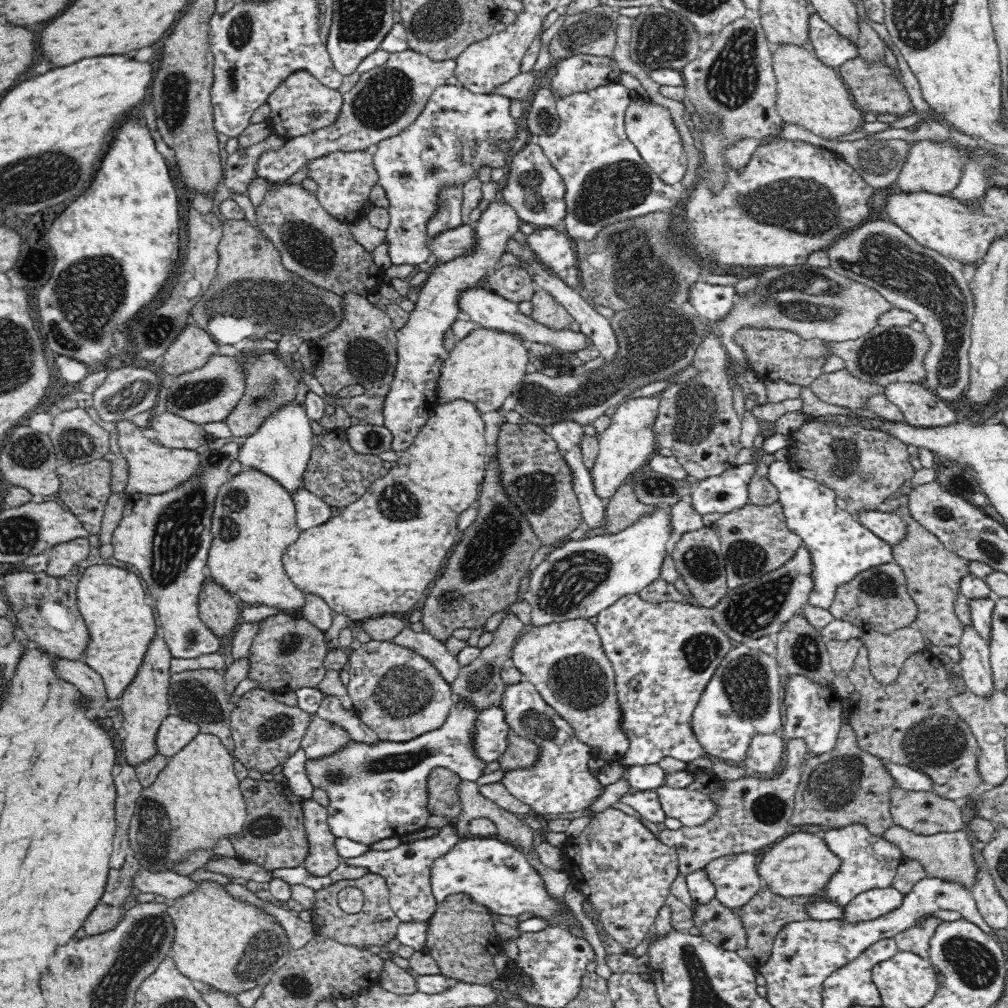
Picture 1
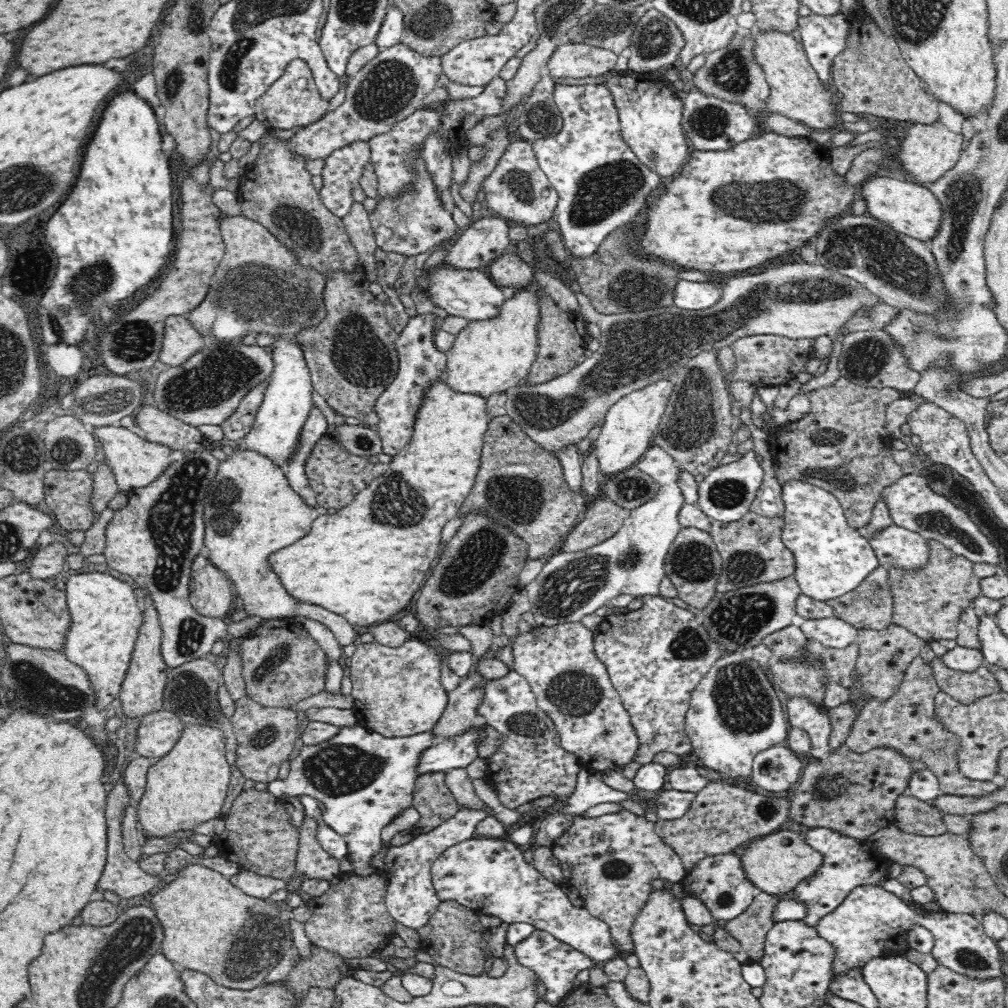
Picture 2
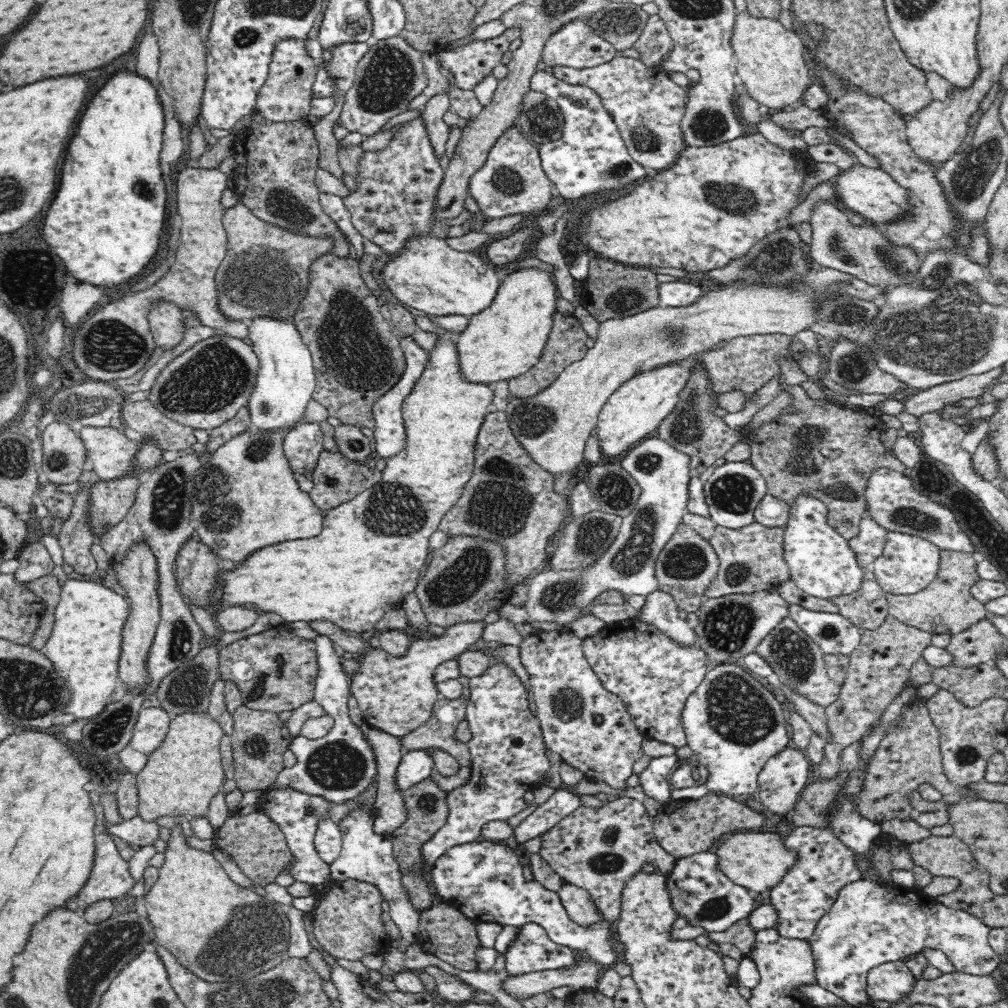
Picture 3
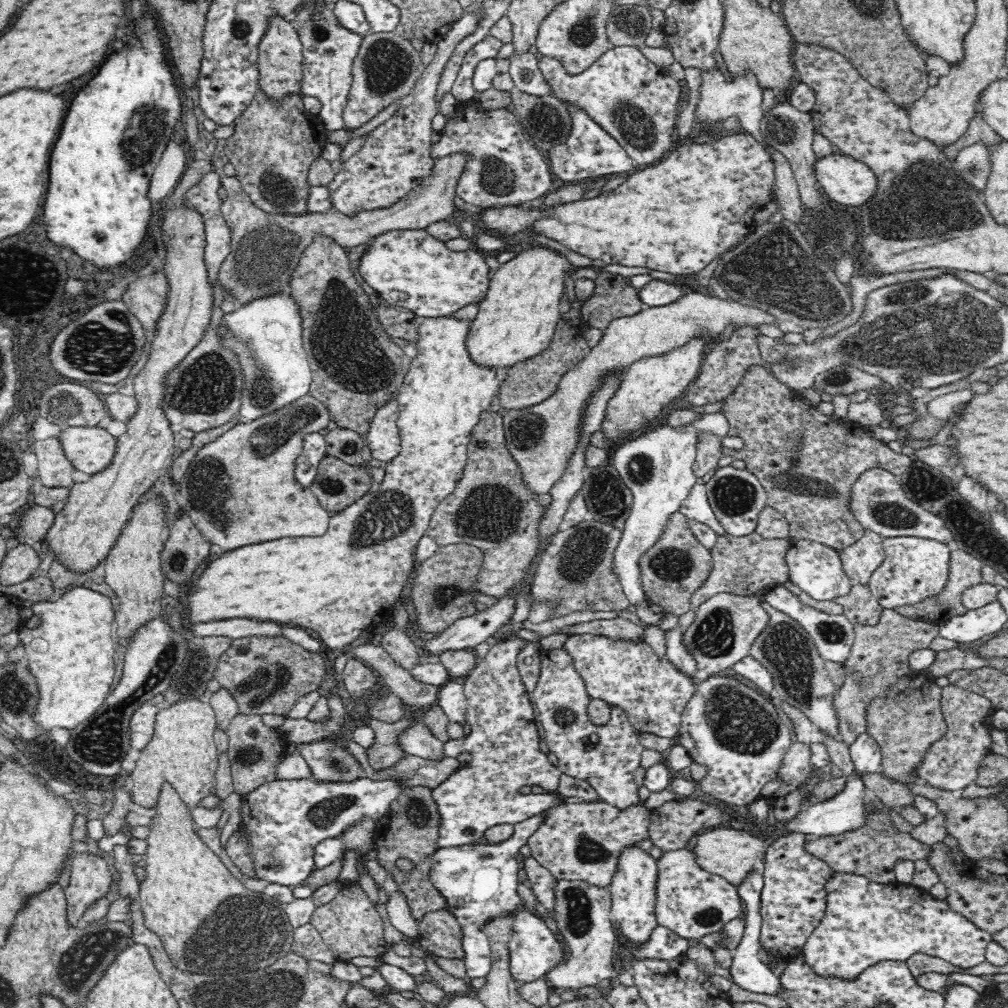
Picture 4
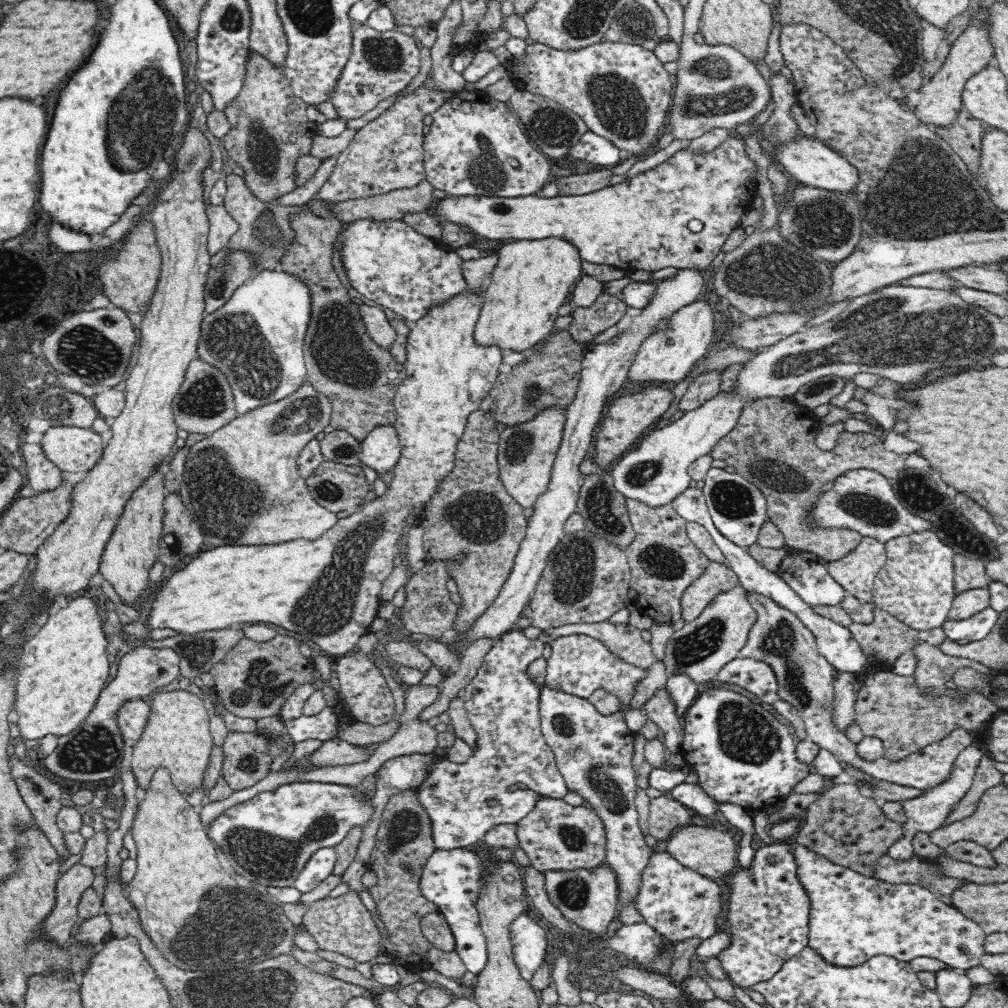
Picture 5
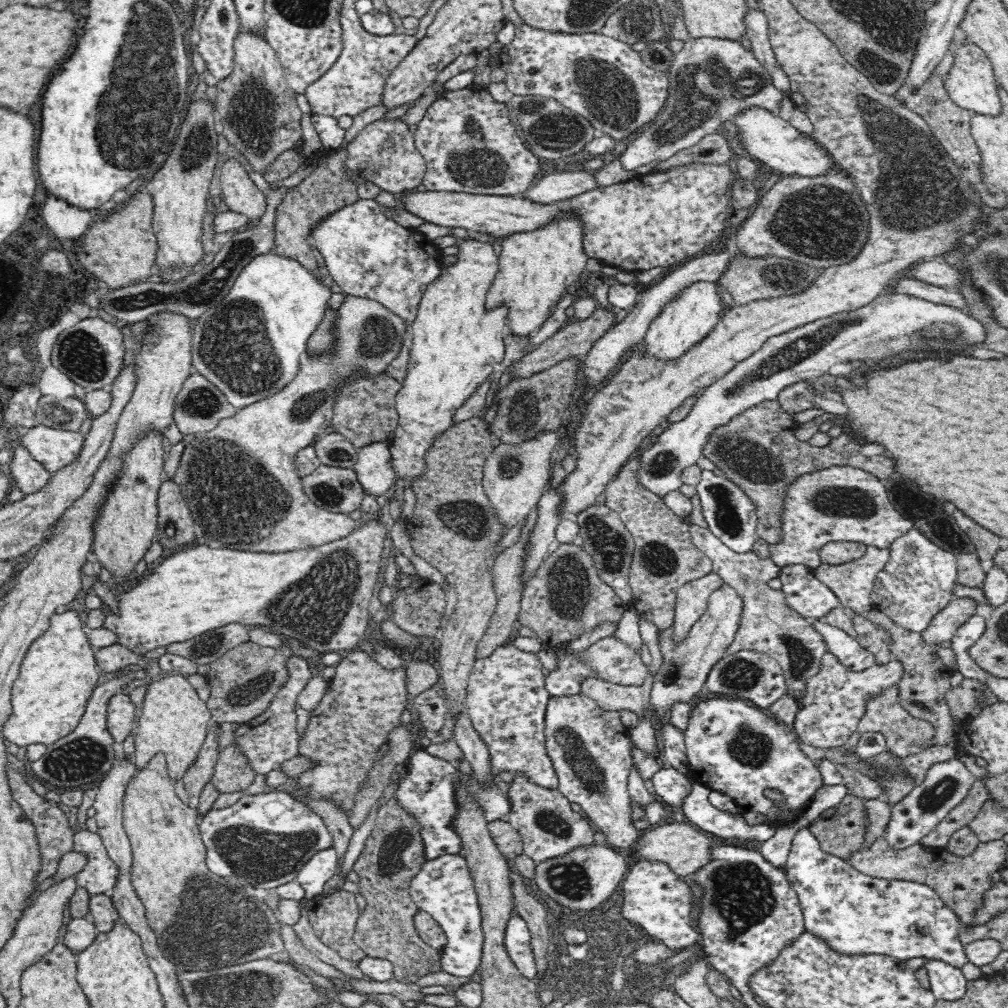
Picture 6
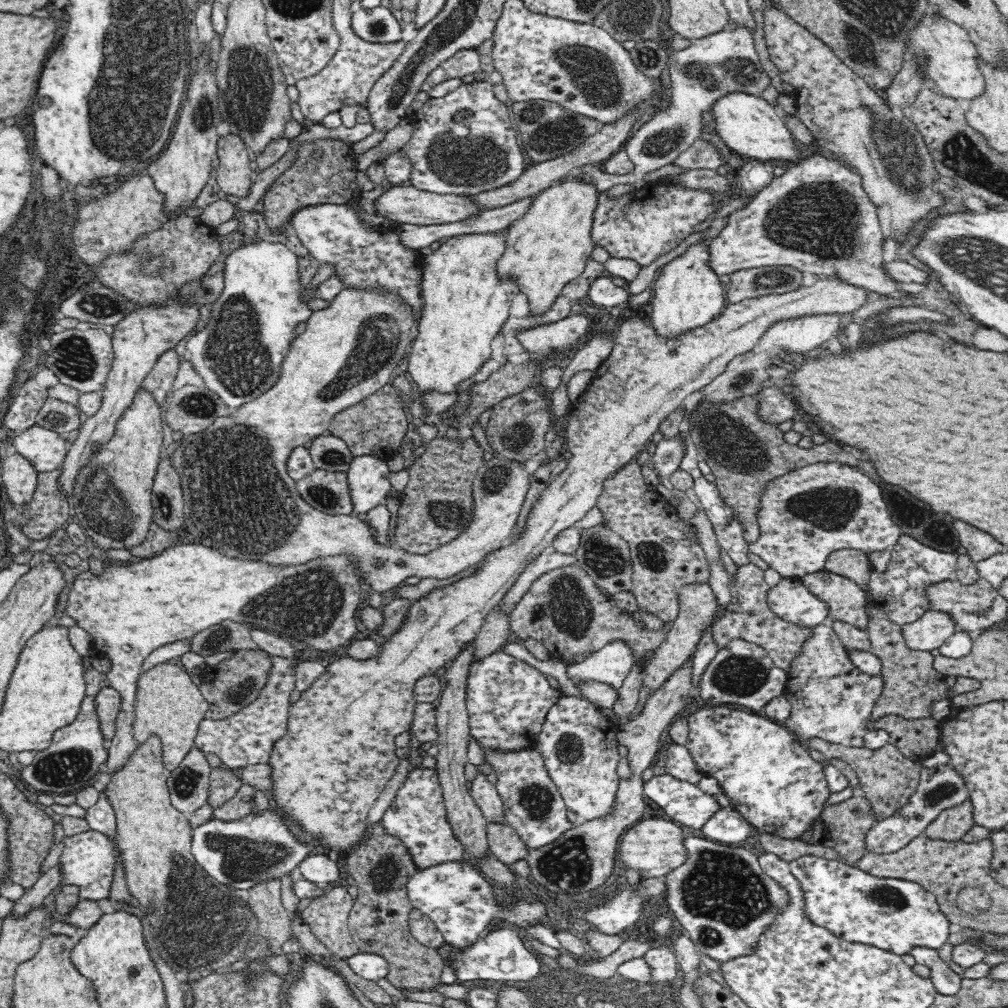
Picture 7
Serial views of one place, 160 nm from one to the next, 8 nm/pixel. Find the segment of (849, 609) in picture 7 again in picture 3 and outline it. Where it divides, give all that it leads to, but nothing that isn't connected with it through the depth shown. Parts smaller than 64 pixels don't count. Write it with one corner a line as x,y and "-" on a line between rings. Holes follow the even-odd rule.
868,514
862,517
859,528
859,534
847,542
855,555
858,567
866,572
870,570
874,560
882,556
887,531
872,522

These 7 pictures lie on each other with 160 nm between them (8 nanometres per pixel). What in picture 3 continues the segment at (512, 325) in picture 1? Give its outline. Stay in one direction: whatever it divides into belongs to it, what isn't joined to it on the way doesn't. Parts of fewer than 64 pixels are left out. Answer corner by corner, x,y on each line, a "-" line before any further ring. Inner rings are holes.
429,233
408,238
400,252
390,254
379,274
400,303
425,312
432,318
452,314
470,318
479,314
492,304
500,284
494,265
486,262
480,254
454,250
449,247
446,238
434,237

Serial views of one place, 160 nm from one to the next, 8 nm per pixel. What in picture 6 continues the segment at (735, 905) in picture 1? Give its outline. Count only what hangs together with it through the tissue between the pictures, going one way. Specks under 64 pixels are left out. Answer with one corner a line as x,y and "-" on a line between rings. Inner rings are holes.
639,860
627,869
619,892
622,906
620,913
634,925
641,925
650,936
660,940
672,956
692,942
700,941
700,933
692,922
694,894
690,886
666,865
658,861

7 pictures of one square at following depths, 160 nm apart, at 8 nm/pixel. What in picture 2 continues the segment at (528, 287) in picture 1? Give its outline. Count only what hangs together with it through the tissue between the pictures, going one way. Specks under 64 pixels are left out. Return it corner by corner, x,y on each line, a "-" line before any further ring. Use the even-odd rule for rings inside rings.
517,246
509,248
490,262
488,275
499,286
506,286
512,291
534,284
530,265
517,254

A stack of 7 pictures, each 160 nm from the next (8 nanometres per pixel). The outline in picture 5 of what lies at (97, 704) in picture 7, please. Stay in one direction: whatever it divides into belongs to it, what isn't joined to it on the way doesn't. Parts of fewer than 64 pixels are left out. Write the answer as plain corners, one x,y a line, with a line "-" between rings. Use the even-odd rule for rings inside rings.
139,699
126,700
118,712
116,712
116,723
126,746
134,746
140,740
140,734
144,732
146,720
150,714
150,707

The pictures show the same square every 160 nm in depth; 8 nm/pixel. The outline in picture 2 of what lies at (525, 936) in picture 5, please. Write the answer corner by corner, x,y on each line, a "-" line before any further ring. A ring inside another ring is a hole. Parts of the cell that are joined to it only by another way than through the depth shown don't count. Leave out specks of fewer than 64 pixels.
535,929
522,942
515,944
512,948
512,953
516,956
518,963
533,970
539,976
548,990
548,994
543,997
543,1000
554,1007
562,1003
573,991
572,980
576,978
576,974
582,972
582,970
592,969
595,966
593,960
580,951
558,940
552,934
538,929

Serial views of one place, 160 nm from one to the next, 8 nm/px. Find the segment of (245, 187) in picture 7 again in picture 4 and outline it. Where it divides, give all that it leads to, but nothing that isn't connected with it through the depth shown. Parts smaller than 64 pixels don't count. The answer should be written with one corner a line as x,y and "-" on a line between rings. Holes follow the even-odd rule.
458,153
448,155
437,160
430,170
429,176
421,180
421,184
410,190
408,194
396,200
392,206
386,208
372,208
372,210
356,210
351,214
344,214
332,208
326,212
312,212
306,210
298,215
284,215
266,212
258,208
242,189
242,184
236,177
226,176
221,184
226,189
226,198
222,200
221,211
231,228
231,250
224,258
218,277
218,287
223,287
235,296
237,304
246,304
248,300
268,296
272,292
291,294
290,284
286,274
296,268
302,250
314,240
316,234
323,234
335,240
340,246
358,246
368,243
368,240
382,232
392,230
425,229
426,226
452,216
454,212
454,198
456,198
456,184
464,171
466,155
-
260,252
280,252
282,264
266,262
268,256
-
284,254
288,256
284,256
-
288,270
288,272
286,272

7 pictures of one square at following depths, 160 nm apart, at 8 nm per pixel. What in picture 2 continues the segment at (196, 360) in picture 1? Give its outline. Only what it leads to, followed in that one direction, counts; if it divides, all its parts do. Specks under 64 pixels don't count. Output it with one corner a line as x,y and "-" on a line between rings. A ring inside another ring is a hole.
168,316
168,319
164,320
164,336
159,360
170,366
178,366
205,345
195,326
186,316

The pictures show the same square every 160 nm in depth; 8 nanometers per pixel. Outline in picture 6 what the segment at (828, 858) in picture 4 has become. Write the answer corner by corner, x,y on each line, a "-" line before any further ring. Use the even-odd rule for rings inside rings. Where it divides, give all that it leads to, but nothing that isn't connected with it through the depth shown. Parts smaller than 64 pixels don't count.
848,795
809,824
824,852
844,859
863,850
866,817
862,801

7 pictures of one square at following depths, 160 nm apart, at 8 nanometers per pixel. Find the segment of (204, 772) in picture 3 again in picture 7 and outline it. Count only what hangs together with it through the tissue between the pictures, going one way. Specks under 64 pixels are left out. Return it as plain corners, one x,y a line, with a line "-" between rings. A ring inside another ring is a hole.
160,662
141,671
136,680
135,721
133,731
138,744
155,734
161,738
162,760
169,771
176,768
189,750
194,748
194,736
200,721
205,718
208,701
184,667

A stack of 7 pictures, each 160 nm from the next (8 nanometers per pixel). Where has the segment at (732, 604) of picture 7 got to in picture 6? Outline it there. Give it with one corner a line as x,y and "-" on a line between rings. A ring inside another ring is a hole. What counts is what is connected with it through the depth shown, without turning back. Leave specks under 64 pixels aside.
690,526
691,541
712,562
712,572
725,584
734,588
742,599
742,614
738,630
727,647
725,655
750,650
768,654
774,658
782,669
786,679
787,692
792,697
804,692
804,684
820,670
821,661
827,652
823,636
811,620
806,620
786,604
780,589
769,586
769,582
780,576
781,568
772,560
761,560
752,551
748,554
737,554
727,548
710,530
700,526

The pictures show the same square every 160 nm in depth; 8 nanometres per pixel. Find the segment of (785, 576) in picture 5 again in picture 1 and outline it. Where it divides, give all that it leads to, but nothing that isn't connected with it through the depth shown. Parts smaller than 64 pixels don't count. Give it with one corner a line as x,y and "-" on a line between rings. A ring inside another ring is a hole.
774,460
769,465
770,482
779,492
779,501
789,532
802,540
809,553
813,588
809,604
828,609
838,588
852,582
869,568
893,563
893,548
859,524
846,510
836,505
836,493
827,486
802,476
788,462

